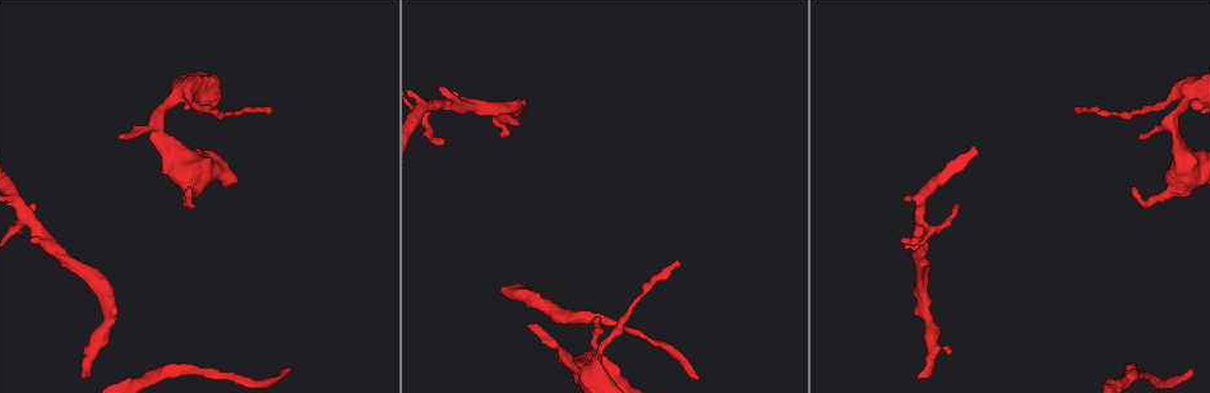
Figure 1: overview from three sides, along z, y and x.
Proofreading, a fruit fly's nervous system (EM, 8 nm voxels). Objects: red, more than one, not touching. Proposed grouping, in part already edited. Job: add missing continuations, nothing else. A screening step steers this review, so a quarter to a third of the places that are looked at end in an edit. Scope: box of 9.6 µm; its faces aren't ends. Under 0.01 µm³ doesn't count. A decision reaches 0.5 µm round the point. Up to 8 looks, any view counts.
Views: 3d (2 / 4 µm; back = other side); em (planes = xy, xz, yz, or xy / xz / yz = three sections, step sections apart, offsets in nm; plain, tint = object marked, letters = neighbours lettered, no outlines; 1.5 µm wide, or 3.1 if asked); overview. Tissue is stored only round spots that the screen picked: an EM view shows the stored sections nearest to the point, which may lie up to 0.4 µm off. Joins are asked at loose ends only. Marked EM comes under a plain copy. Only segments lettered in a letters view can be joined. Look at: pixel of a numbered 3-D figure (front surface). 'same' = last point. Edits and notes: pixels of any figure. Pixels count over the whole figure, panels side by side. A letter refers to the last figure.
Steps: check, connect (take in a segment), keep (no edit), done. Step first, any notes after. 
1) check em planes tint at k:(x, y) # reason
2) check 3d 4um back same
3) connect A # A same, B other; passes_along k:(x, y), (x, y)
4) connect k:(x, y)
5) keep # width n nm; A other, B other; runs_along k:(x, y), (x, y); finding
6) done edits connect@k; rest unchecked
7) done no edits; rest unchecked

check 3d 2um back at 1:(916, 375) # free end

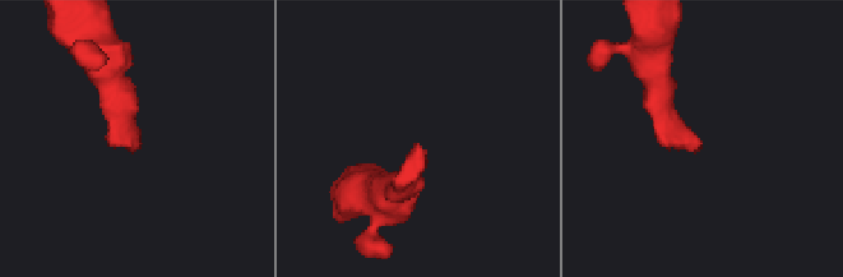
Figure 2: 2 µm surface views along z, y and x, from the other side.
check em planes letters at 2:(699, 150)

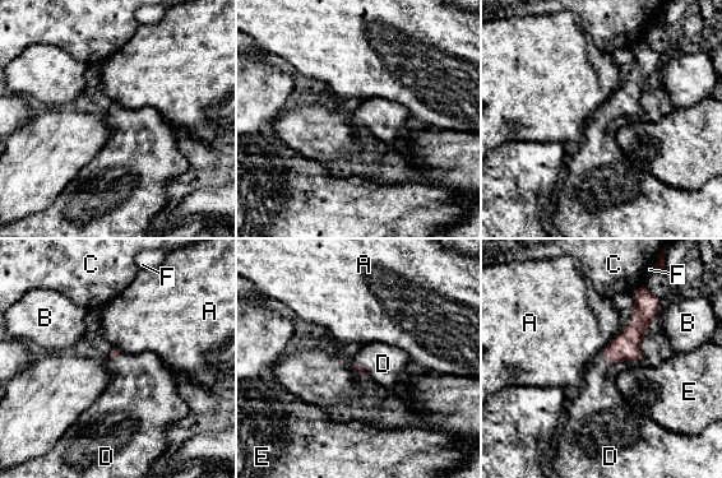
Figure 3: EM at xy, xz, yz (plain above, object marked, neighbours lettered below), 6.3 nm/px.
connect D # A other, B other, C other, D same, E other, F other; passes_along 3:(115, 352), (115, 358), (140, 389); the cell continues

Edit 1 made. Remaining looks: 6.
check overview # see it whole again

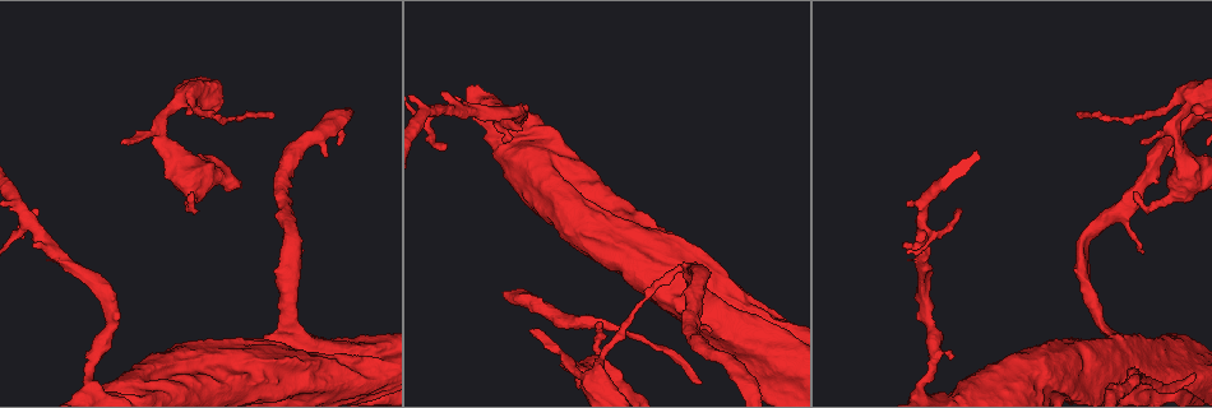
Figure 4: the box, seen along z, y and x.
check em xz step 8 letters at 4:(442, 144) # an open end

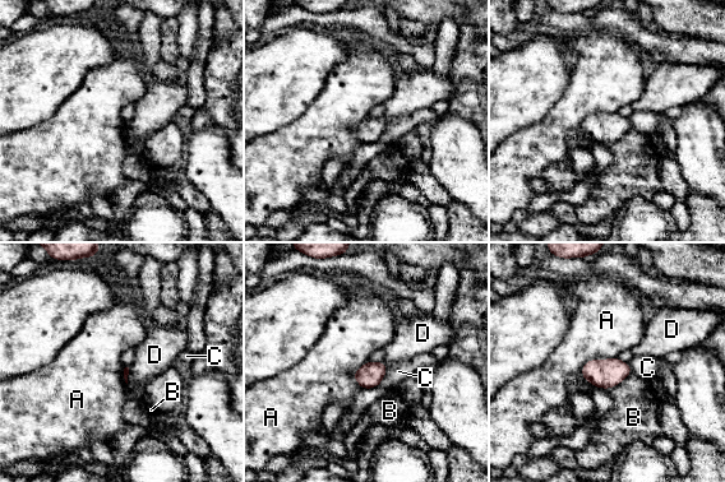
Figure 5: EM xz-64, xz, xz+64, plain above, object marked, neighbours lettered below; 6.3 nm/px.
check em planes letters same # another direction

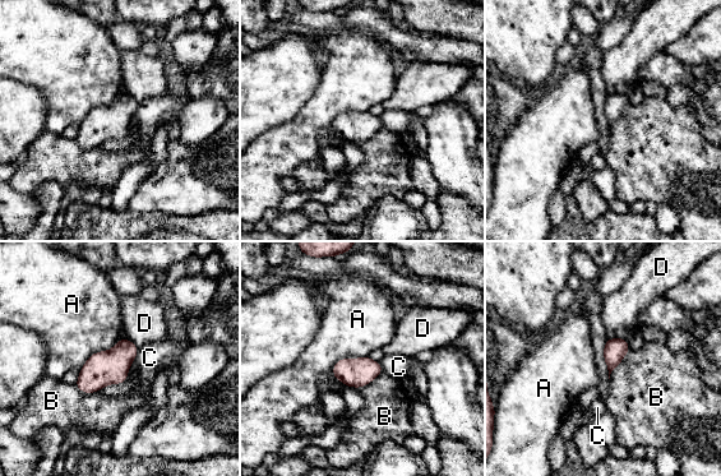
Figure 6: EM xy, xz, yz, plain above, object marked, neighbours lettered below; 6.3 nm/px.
keep # A other, B other, C other, D other; border 6:(368, 355), (340, 359), (332, 375); no lettered segment goes on from it

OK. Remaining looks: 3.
check 3d 4um at 4:(1194, 375) # free end

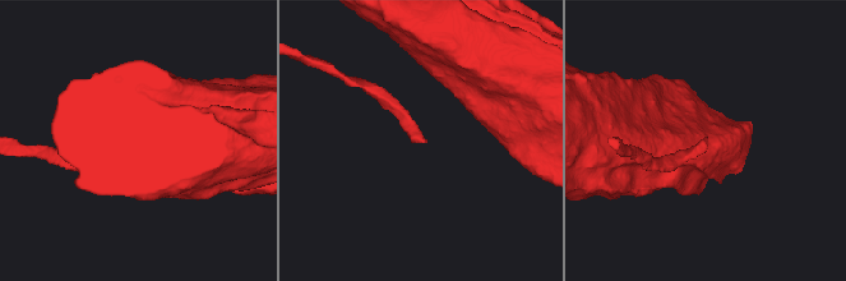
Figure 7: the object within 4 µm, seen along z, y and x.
check em planes letters at 7:(425, 141)

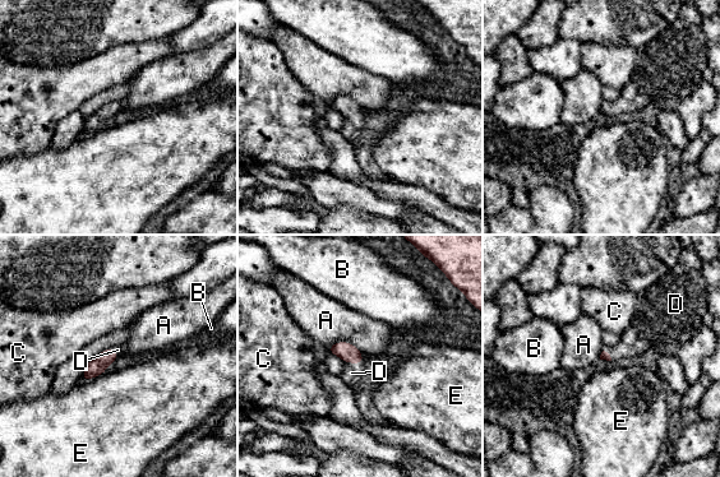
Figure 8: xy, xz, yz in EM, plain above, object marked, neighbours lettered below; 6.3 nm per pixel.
connect D # longest_contact A 220 nm; A other, B other, C other, D same, E other; passes_along 8:(347, 352), (355, 362), (351, 373); the cell continues

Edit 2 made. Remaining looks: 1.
done edits connect@3, connect@8; rest unchecked

